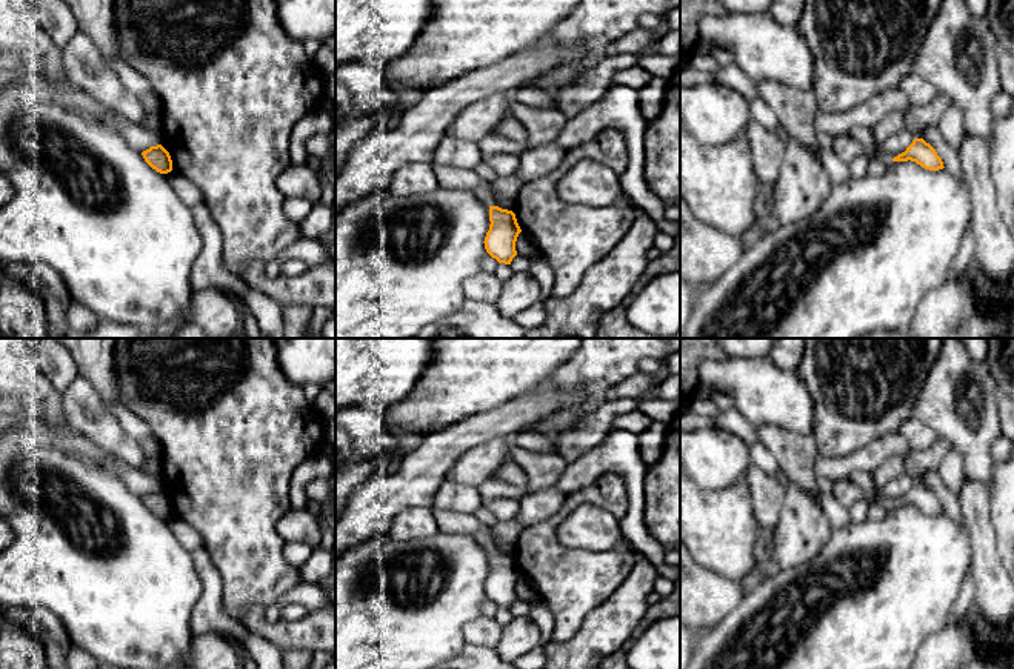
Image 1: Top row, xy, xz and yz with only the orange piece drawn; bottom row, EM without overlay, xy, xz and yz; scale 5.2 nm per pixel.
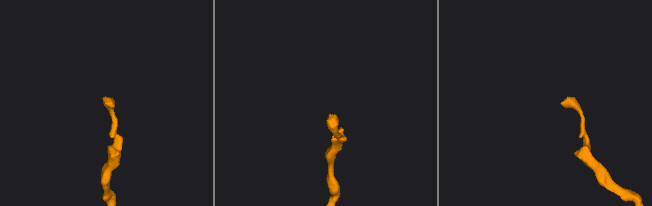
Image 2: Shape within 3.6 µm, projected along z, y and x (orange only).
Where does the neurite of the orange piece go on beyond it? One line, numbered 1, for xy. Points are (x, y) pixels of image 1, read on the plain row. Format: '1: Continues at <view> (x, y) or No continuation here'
1: No continuation here

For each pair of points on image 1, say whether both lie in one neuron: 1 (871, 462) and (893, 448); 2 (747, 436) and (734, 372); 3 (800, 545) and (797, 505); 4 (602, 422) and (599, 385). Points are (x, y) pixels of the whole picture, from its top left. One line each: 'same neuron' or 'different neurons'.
1: same neuron
2: different neurons
3: same neuron
4: different neurons

